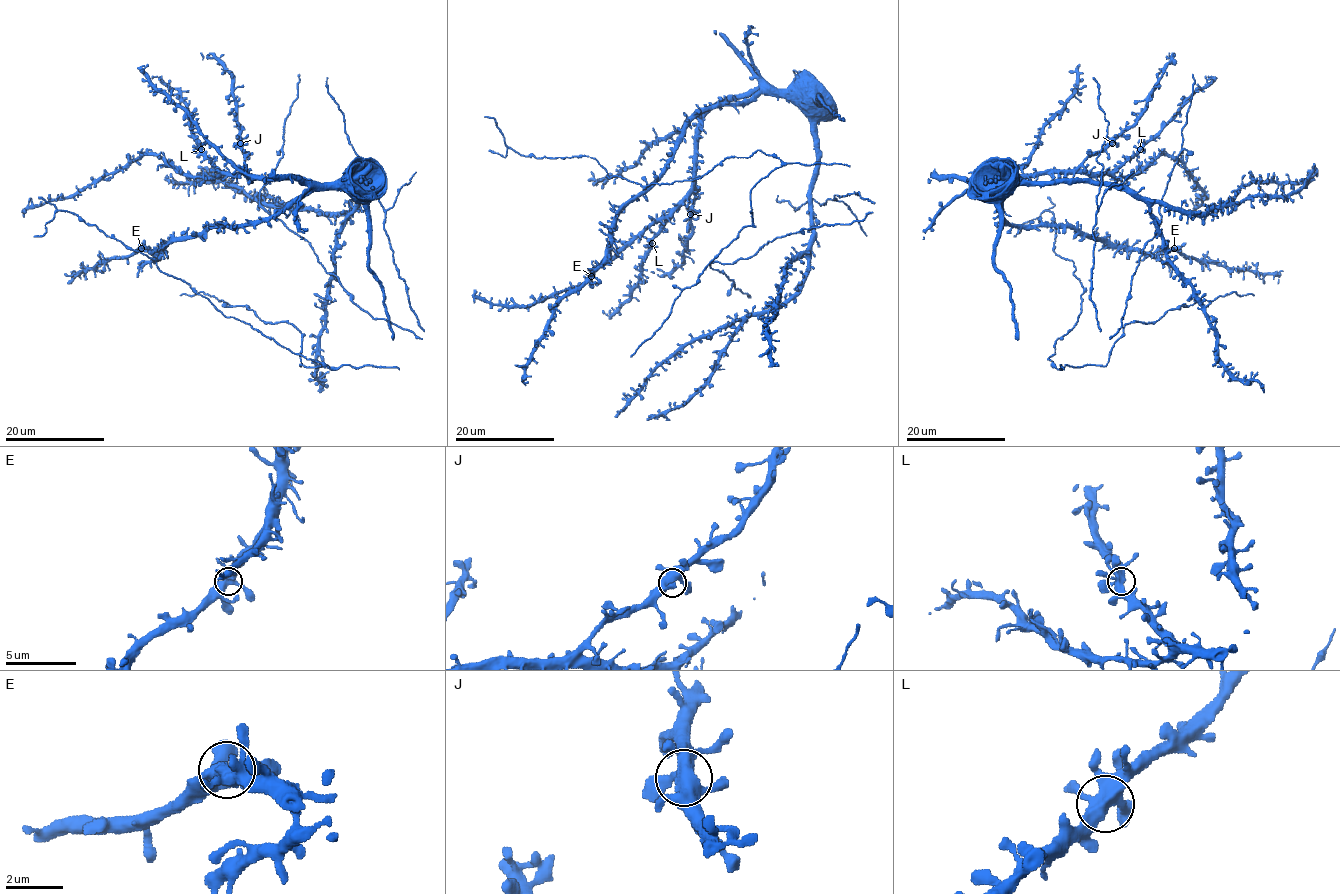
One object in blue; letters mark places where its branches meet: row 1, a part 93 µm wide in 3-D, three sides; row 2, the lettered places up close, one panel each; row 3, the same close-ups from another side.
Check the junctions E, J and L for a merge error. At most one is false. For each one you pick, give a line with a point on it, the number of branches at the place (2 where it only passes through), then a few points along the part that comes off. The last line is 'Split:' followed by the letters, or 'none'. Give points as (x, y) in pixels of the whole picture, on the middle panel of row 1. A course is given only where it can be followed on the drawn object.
Split: none

